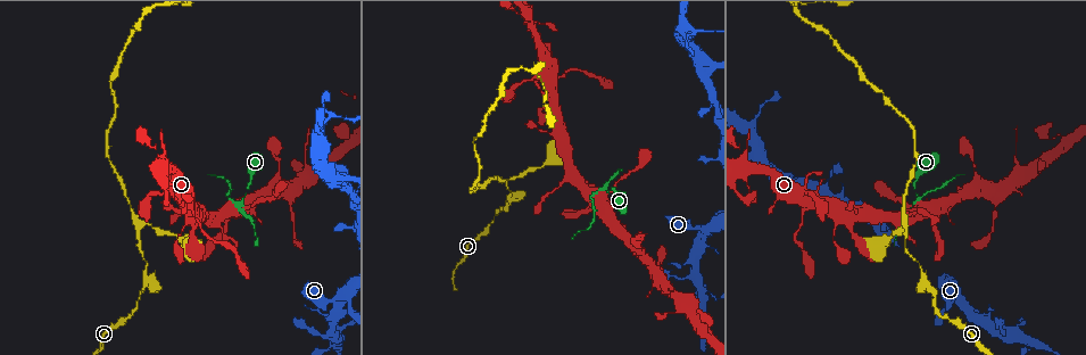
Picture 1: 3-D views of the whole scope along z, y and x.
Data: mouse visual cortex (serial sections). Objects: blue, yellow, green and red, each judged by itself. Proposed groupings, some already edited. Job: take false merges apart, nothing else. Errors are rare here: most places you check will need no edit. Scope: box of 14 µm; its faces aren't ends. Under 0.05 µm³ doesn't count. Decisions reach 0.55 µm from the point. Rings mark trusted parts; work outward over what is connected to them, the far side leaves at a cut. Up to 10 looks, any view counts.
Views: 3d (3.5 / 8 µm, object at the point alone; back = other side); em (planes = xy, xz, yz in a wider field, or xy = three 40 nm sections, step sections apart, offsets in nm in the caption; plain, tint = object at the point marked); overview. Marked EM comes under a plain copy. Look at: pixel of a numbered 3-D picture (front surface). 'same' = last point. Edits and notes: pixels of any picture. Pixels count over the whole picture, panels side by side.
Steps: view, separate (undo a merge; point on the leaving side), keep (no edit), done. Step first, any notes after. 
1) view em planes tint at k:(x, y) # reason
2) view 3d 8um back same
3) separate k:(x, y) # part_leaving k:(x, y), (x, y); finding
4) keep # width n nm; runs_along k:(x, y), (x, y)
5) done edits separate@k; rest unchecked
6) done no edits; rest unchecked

view 3d 3.5um at 1:(916, 202) # abrupt turn

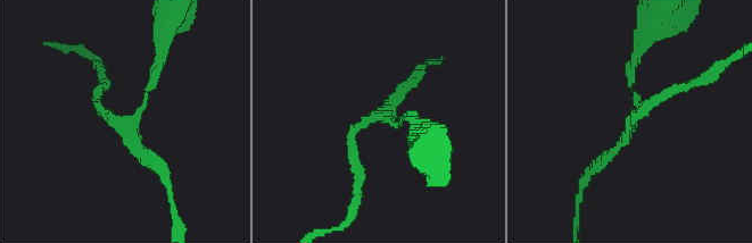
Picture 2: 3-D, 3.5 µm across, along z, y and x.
view em xy step 2 tint at 2:(139, 111) # shape alone is not enough

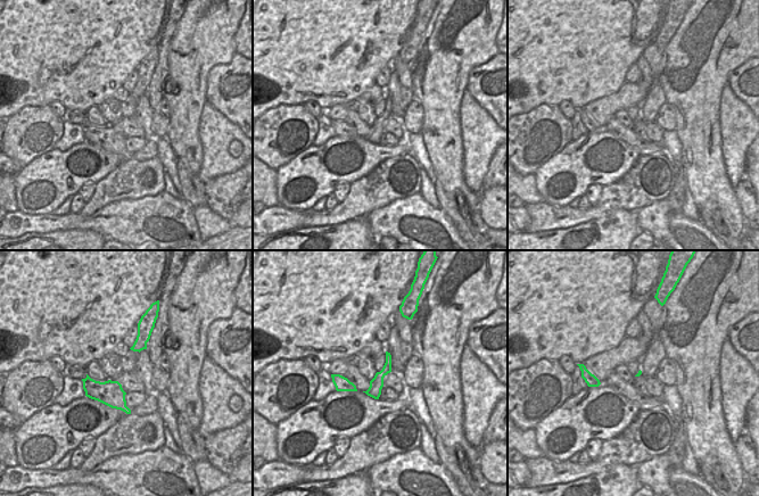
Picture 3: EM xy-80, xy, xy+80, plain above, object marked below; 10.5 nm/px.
view em xy step 3 tint same # cut it another way

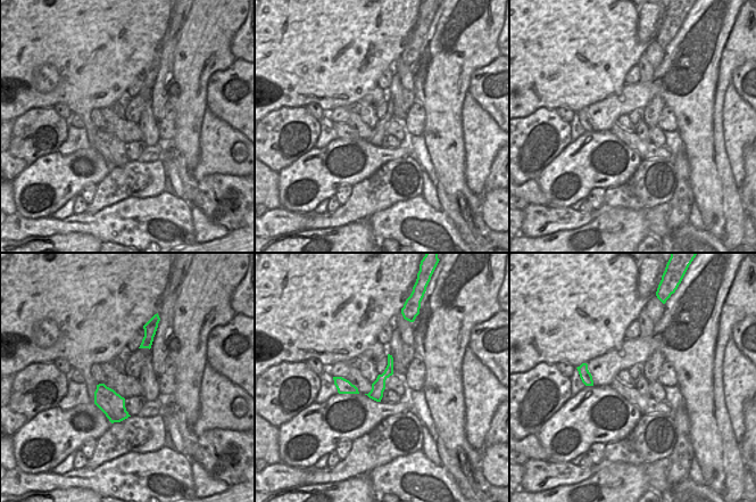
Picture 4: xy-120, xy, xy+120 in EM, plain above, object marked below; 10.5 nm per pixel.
keep # runs_along 2:(643, 44), (631, 66), (631, 122), (663, 93); one cell here

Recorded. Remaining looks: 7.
view 3d 3.5um at 1:(805, 207) # three arms meet

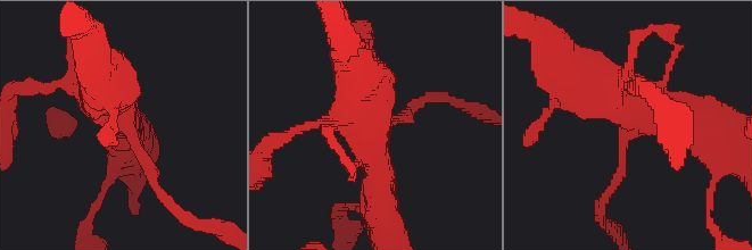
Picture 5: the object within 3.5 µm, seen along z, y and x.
view em xy step 3 tint at 5:(126, 126) # now the EM

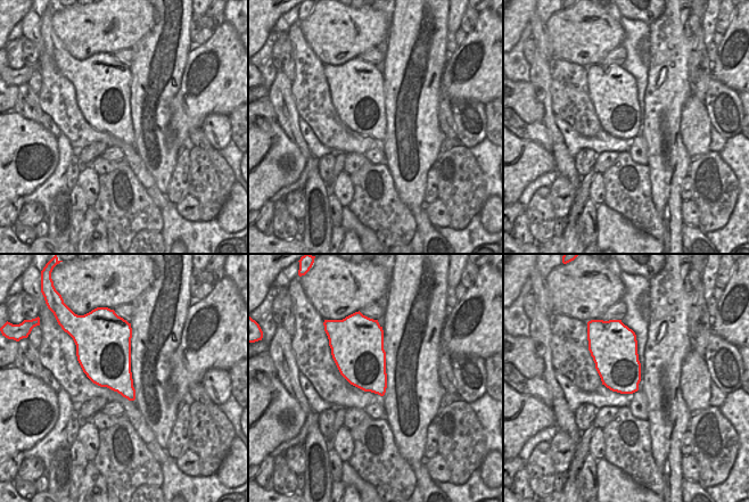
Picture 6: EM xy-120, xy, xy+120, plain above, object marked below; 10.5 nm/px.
view em xy step 2 tint same

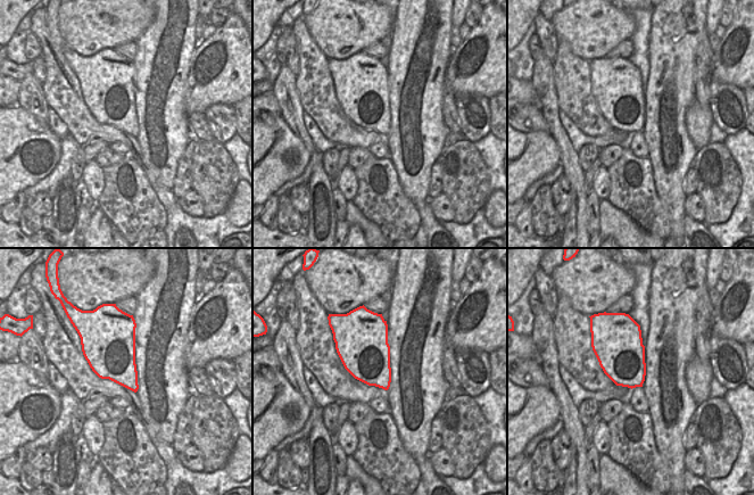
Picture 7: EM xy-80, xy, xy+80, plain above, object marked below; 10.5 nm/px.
keep # runs_along 5:(110, 85), (110, 99), (156, 186); one cell here

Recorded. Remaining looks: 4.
view 3d 3.5um at 1:(926, 280) # arms part here

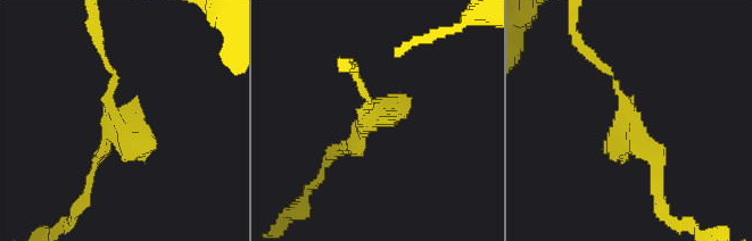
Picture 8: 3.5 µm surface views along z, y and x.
view em xy step 5 tint at 8:(112, 124)

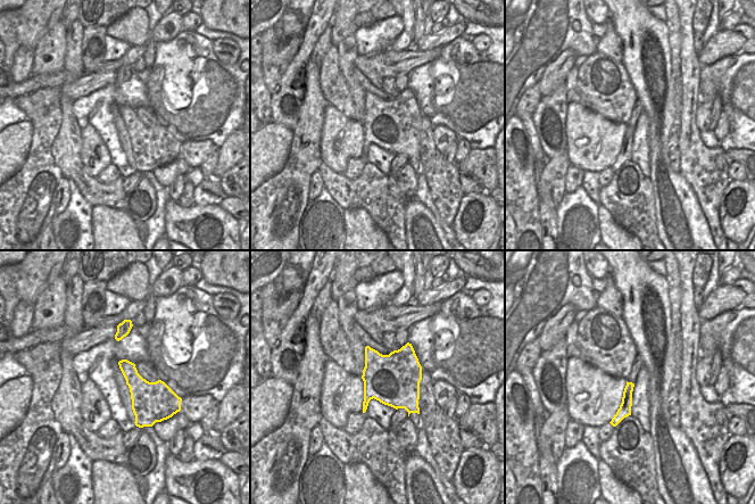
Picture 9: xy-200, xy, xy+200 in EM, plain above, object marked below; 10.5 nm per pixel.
view em xy step 3 tint same # cut it another way

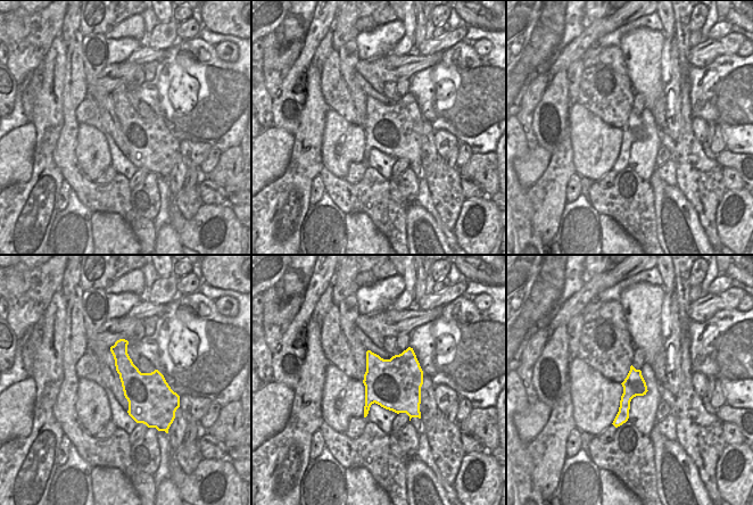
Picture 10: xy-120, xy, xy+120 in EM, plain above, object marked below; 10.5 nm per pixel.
separate 8:(153, 147) # a second cell is stuck on

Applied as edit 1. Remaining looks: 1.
done edits separate@8; rest unchecked

